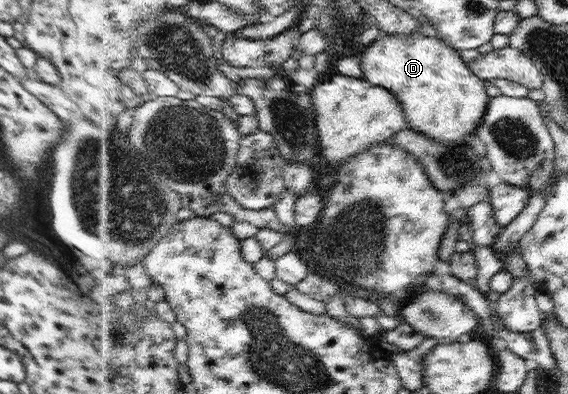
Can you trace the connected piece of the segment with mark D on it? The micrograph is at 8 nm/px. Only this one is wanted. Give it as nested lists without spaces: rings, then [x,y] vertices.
[[[422,31],[414,35],[380,35],[378,39],[362,54],[365,77],[390,89],[402,100],[409,127],[456,147],[465,144],[472,134],[477,134],[492,97],[486,80],[462,59],[460,51],[439,36],[428,37]]]

